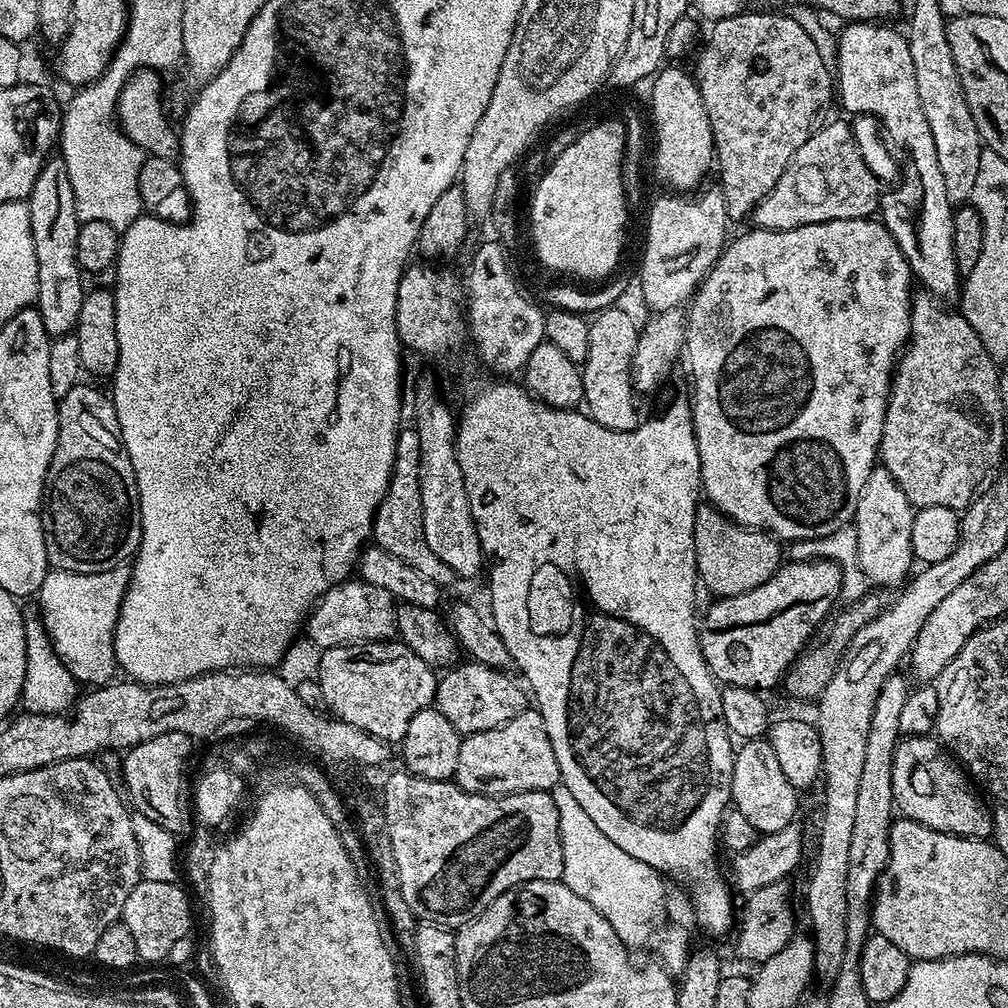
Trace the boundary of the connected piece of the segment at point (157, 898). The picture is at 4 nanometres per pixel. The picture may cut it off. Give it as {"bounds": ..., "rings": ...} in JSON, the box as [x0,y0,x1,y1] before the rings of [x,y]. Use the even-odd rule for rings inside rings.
{"bounds":[122,879,192,961],"rings":[[[141,879],[140,884],[130,892],[130,898],[126,898],[122,922],[130,926],[130,934],[134,934],[134,946],[138,946],[138,957],[141,961],[167,961],[170,946],[183,936],[189,935],[192,908],[188,905],[187,894],[180,887],[179,883]]]}

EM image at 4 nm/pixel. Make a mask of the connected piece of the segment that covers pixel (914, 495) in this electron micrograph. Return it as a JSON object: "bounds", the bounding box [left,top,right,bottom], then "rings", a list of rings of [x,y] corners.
{"bounds":[878,290,1006,510],"rings":[[[920,290],[917,296],[915,293],[910,301],[912,327],[906,347],[894,365],[878,454],[882,466],[890,470],[909,503],[917,509],[946,506],[963,510],[989,479],[991,468],[1004,452],[1006,418],[998,398],[998,364],[974,326],[959,311],[947,312],[940,305],[943,303],[927,290]]]}

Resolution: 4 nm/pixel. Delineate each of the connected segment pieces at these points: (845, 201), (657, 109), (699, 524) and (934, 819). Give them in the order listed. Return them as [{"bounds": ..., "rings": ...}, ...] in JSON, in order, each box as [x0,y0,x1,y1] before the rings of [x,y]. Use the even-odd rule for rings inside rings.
[{"bounds":[750,120,881,232],"rings":[[[836,120],[833,124],[832,121],[825,123],[824,127],[818,128],[809,140],[802,142],[802,146],[798,146],[782,178],[778,178],[774,190],[770,190],[770,194],[766,194],[766,198],[762,198],[762,202],[756,205],[750,213],[750,220],[756,223],[753,225],[757,229],[766,232],[792,231],[800,226],[835,220],[863,220],[877,211],[881,195],[881,185],[863,161],[851,127],[847,123],[843,124],[842,121]]]},{"bounds":[652,67,714,184],"rings":[[[661,67],[652,84],[652,124],[656,127],[656,172],[668,184],[694,183],[714,158],[710,118],[691,71]]]},{"bounds":[694,502,782,597],"rings":[[[711,502],[696,505],[694,518],[694,550],[696,551],[696,575],[715,597],[742,594],[754,590],[755,585],[766,582],[782,567],[781,541],[770,532],[759,528],[747,528],[732,520]]]},{"bounds":[892,735,993,840],"rings":[[[935,735],[904,736],[897,744],[892,759],[892,803],[901,817],[946,834],[987,840],[993,835],[992,810],[982,796],[980,801],[979,795],[981,796],[981,793],[970,783],[965,769],[949,755]]]}]

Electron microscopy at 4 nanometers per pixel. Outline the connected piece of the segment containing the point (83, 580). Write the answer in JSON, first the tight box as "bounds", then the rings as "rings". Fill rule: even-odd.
{"bounds":[38,567,129,686],"rings":[[[127,567],[112,568],[98,574],[78,574],[50,570],[38,593],[38,611],[54,654],[81,685],[103,686],[118,672],[116,663],[116,626],[125,593],[129,590]]]}

